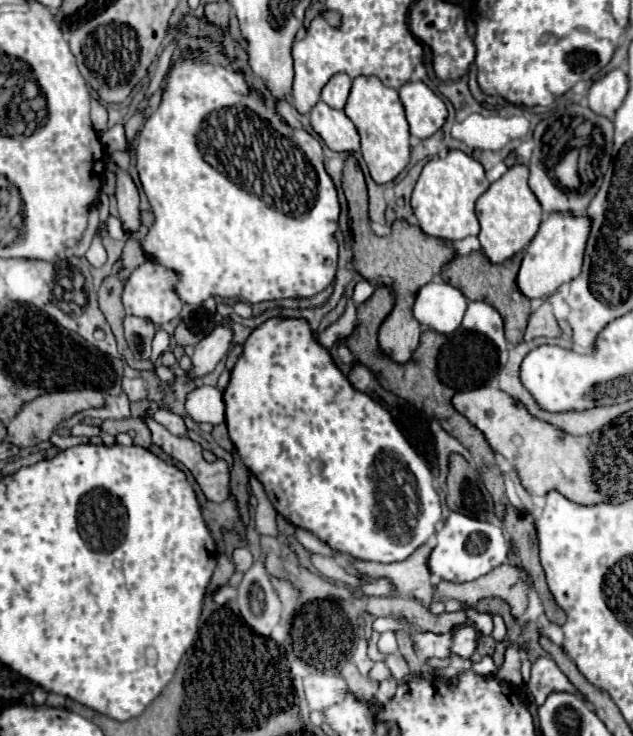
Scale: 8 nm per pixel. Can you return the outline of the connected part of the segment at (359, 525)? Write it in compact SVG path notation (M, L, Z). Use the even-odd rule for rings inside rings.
M268 319L252 331L244 343L242 357L230 373L224 403L228 409L226 427L234 447L240 447L240 457L264 485L274 509L280 515L286 513L286 519L296 527L308 529L330 547L346 551L356 559L378 563L408 559L436 533L442 509L438 493L432 487L430 469L408 445L390 413L348 383L334 365L330 353L314 341L304 319ZM380 449L384 449L384 453L396 453L396 457L400 457L400 461L416 473L416 485L420 485L420 521L416 521L416 537L412 537L412 541L404 541L404 545L400 545L400 541L392 541L392 537L376 525L376 485L372 485L372 461L376 461L376 453L380 453Z

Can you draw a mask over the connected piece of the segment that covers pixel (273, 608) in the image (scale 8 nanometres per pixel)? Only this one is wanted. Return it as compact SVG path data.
M262 555L246 573L238 585L238 607L244 621L260 635L270 635L270 631L280 621L280 599L272 589L270 577L266 573L266 555Z

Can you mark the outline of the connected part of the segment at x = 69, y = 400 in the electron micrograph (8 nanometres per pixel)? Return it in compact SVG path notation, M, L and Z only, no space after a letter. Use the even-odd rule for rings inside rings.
M82 389L82 391L56 391L48 395L40 395L34 401L26 403L22 411L8 423L8 441L18 447L34 447L42 441L48 441L60 421L66 421L68 417L84 411L84 409L98 409L104 407L104 395L94 389Z

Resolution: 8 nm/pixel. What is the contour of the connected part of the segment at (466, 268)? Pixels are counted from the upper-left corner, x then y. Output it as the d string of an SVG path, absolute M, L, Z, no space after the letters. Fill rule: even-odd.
M482 251L464 255L464 257L456 257L454 261L446 263L442 267L442 277L446 283L458 287L468 301L488 301L492 307L498 309L498 313L504 319L504 331L506 331L506 339L512 345L518 345L524 339L524 331L528 325L528 317L532 313L530 301L528 297L524 297L516 285L516 273L520 269L520 261L522 261L522 253L514 255L512 259L504 261L504 263L490 263L486 259L486 255Z

